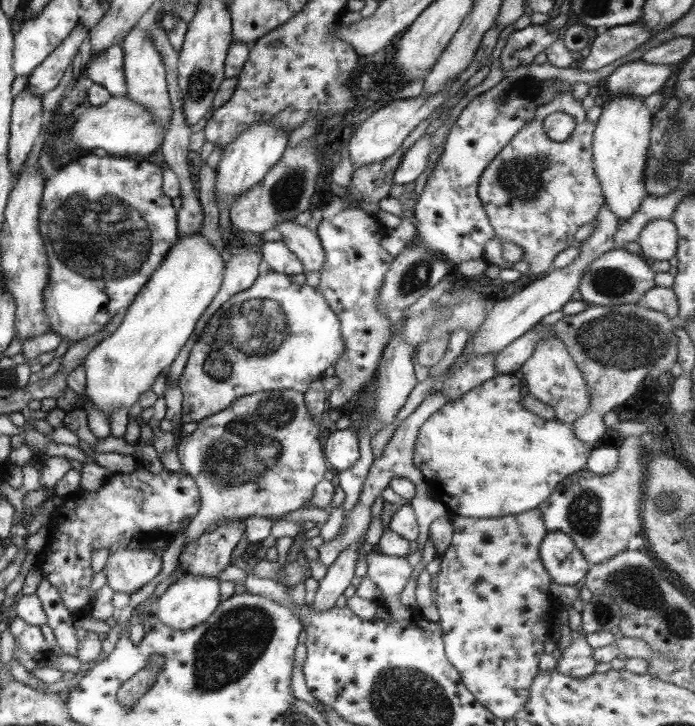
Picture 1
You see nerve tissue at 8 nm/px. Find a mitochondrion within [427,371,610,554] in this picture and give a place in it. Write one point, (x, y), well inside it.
(584, 512)

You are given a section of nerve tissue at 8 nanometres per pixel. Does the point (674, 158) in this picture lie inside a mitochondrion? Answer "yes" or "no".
yes

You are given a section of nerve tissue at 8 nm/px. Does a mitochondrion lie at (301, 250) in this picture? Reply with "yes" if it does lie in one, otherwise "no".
no

